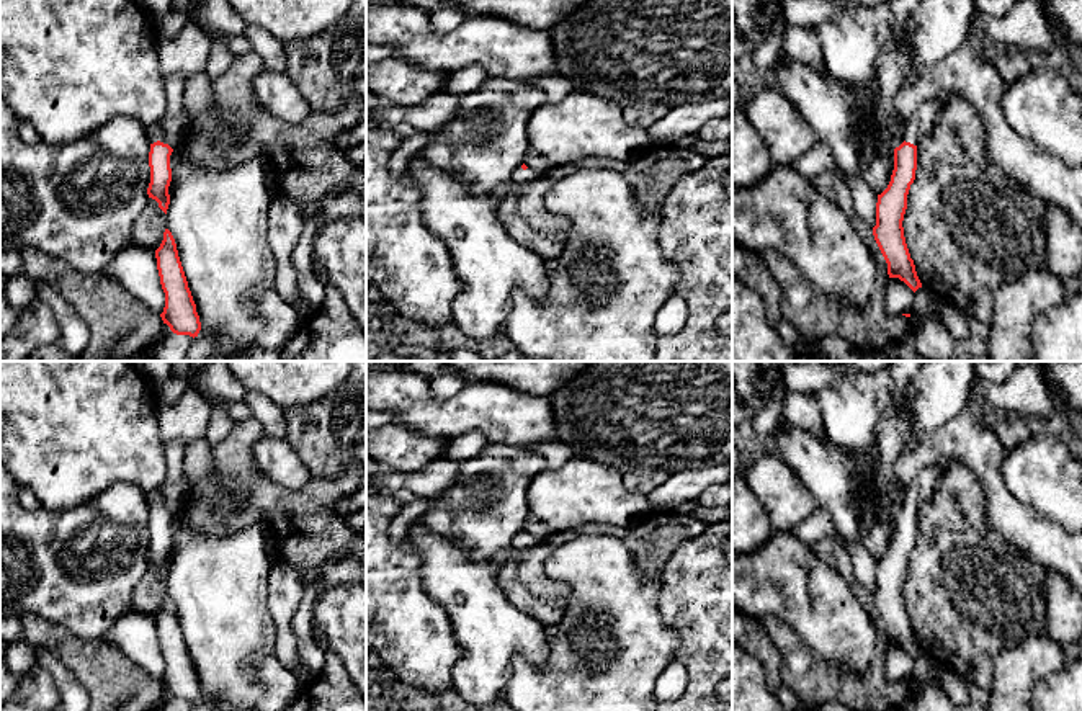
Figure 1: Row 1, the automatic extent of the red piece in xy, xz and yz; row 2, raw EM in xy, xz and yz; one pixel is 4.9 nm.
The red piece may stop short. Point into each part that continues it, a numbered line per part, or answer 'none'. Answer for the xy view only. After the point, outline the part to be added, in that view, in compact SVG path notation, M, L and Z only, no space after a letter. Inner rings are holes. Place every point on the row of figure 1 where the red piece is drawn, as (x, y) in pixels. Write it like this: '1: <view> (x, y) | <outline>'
1: xy (156, 133) | M160 121L152 126L147 126L147 136L149 136L150 144L157 141L167 144L165 129Z

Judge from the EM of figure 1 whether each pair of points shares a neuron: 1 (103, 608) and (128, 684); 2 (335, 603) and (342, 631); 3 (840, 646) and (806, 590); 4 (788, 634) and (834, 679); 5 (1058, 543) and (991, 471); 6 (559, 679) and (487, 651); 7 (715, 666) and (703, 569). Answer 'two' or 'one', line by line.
1: two
2: one
3: one
4: one
5: one
6: two
7: one

